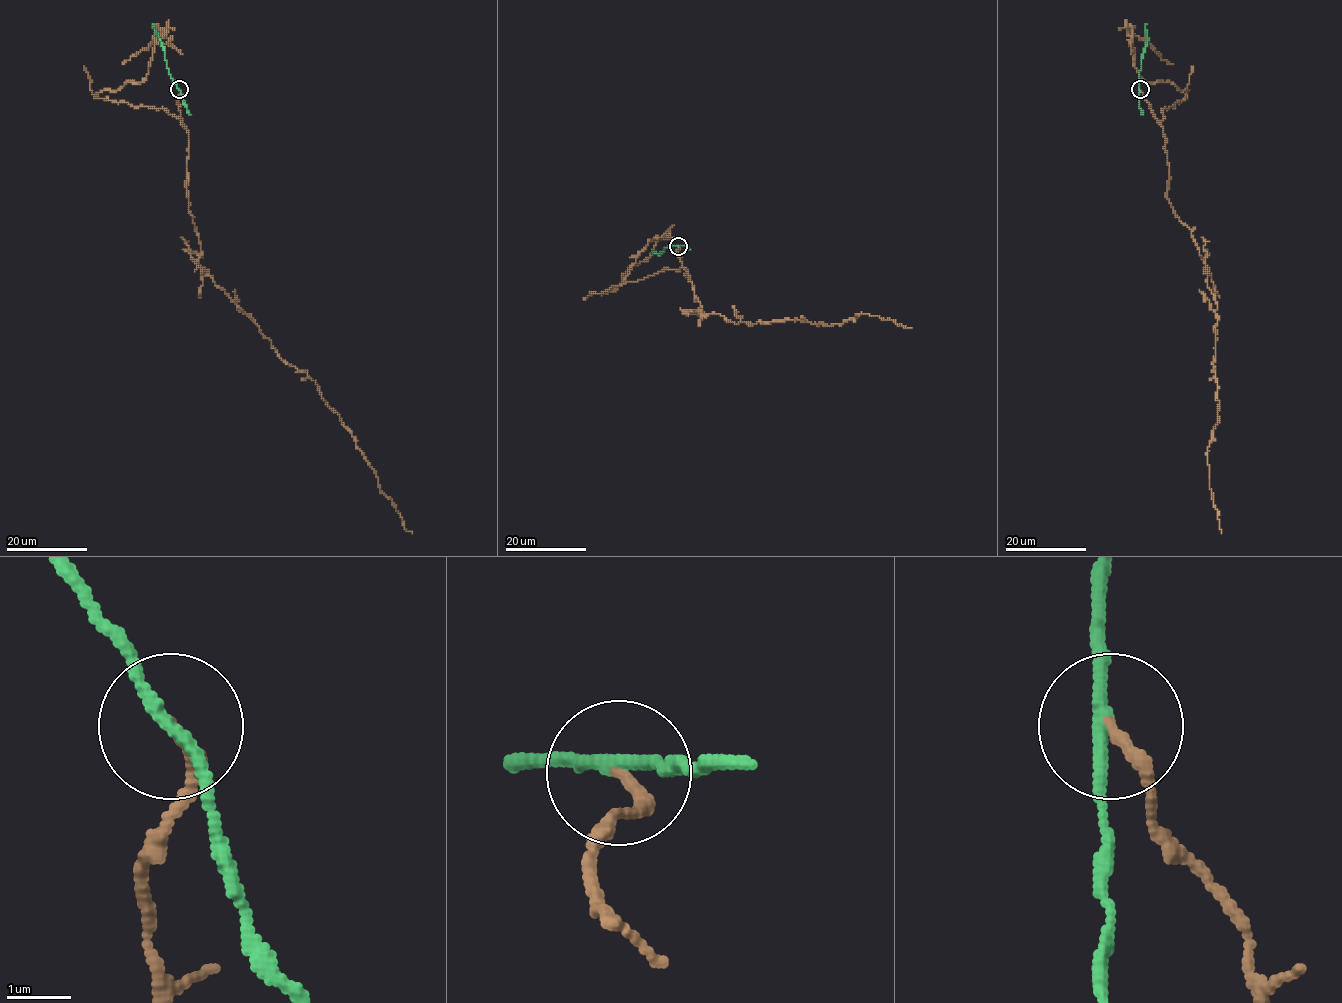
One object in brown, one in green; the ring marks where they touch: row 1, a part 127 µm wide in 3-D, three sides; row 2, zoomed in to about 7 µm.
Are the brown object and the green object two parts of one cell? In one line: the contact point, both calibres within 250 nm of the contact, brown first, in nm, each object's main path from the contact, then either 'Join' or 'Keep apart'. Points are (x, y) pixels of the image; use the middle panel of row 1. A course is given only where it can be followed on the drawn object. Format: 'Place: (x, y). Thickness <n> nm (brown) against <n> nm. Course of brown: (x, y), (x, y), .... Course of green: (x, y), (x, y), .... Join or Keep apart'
Place: (678, 246). Thickness 200 nm (brown) against 190 nm. Course of brown: (679, 246), (699, 312), (735, 323), (825, 325), (868, 313), (912, 328). Course of green: (679, 246), (669, 246), (659, 254), (652, 253). Keep apart

